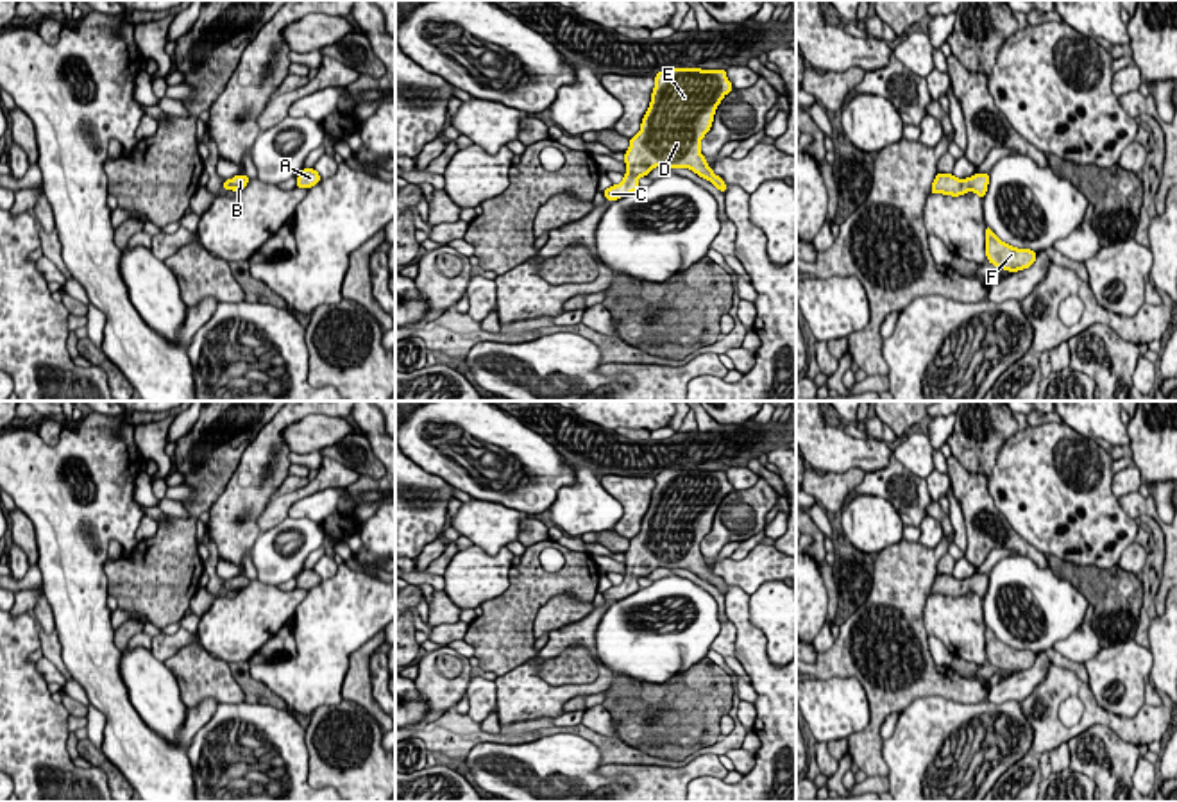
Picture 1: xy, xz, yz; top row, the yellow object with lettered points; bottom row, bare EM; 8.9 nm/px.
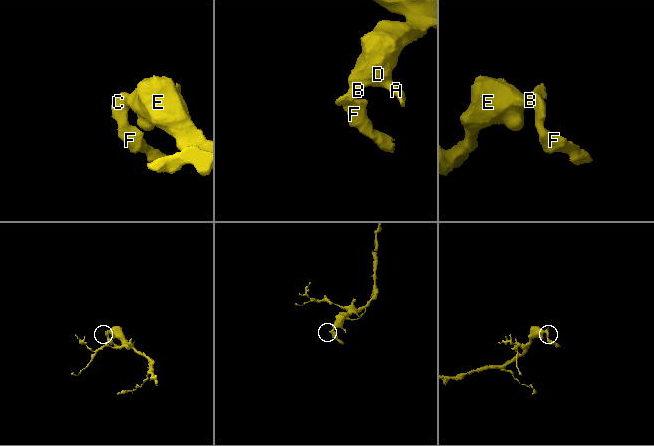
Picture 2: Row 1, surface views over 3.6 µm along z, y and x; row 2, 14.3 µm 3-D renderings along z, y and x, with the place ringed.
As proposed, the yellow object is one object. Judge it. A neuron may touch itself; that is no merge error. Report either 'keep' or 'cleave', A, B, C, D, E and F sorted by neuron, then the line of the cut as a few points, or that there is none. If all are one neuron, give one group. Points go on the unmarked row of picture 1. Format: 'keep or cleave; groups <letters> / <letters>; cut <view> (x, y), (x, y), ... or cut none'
keep; groups A B C D E F; cut none

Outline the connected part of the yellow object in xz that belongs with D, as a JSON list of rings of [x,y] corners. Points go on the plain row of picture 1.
[[[665,469],[655,476],[651,503],[642,517],[640,532],[630,539],[624,553],[626,575],[619,585],[603,593],[605,600],[617,602],[640,589],[639,578],[646,578],[656,567],[689,569],[726,594],[724,582],[714,575],[701,555],[701,541],[712,530],[714,516],[721,501],[733,492],[726,471]]]

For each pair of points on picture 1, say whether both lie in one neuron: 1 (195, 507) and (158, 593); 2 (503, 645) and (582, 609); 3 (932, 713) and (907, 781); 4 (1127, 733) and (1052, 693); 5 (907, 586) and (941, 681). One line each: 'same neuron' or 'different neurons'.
1: same neuron
2: different neurons
3: same neuron
4: same neuron
5: same neuron

